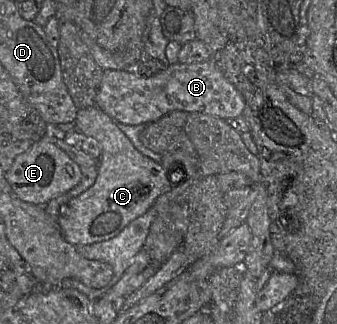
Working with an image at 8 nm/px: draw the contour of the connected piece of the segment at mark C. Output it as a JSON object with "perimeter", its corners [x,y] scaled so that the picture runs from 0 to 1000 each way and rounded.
{"perimeter":[[[291,327],[234,336],[223,364],[226,398],[246,414],[282,426],[303,472],[291,503],[291,537],[282,565],[234,605],[211,611],[178,636],[172,698],[190,738],[220,759],[249,759],[329,738],[350,725],[389,682],[424,664],[448,642],[463,614],[555,552],[555,537],[513,537],[522,552],[504,562],[484,512],[409,466],[389,432],[350,395],[341,373]]]}

